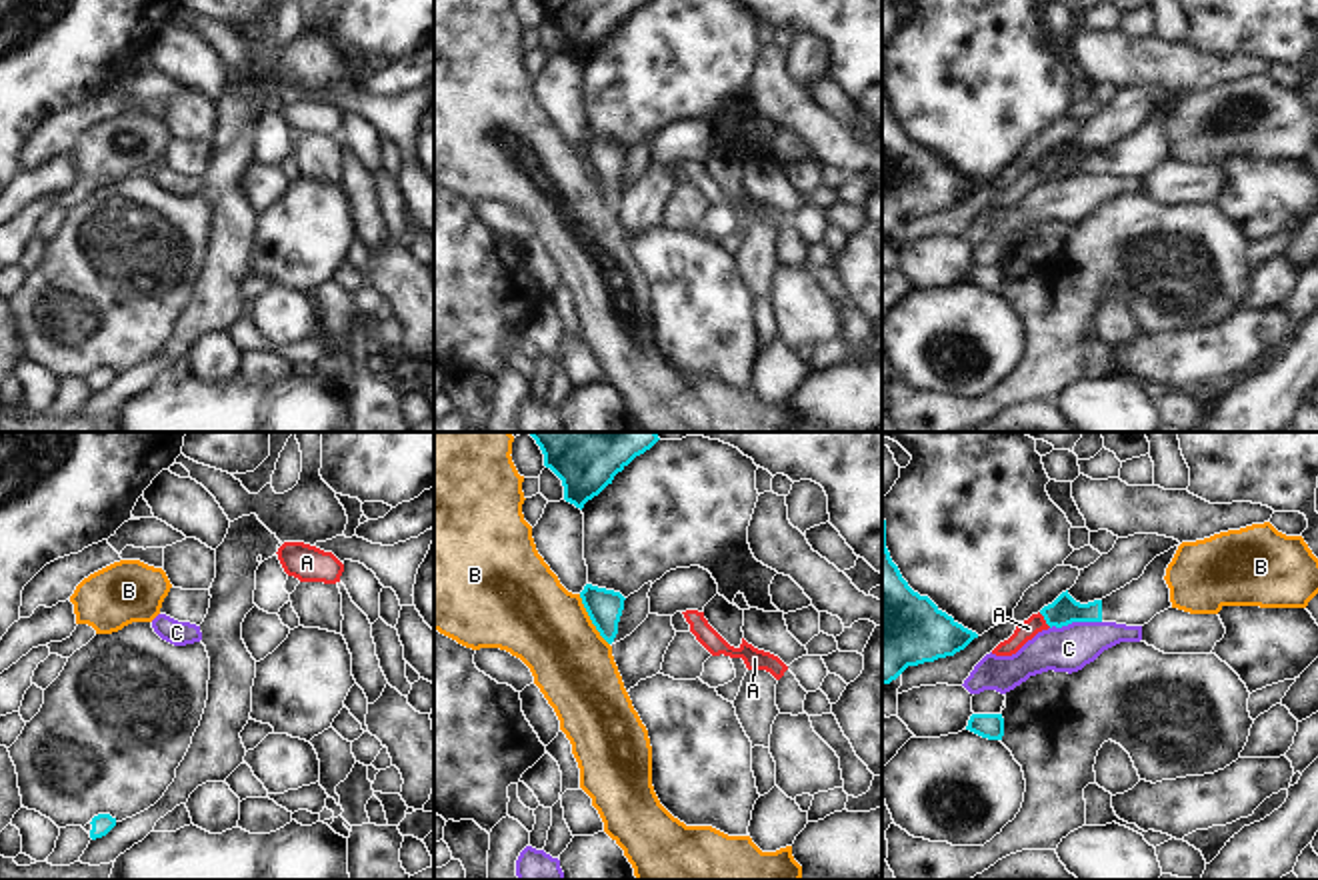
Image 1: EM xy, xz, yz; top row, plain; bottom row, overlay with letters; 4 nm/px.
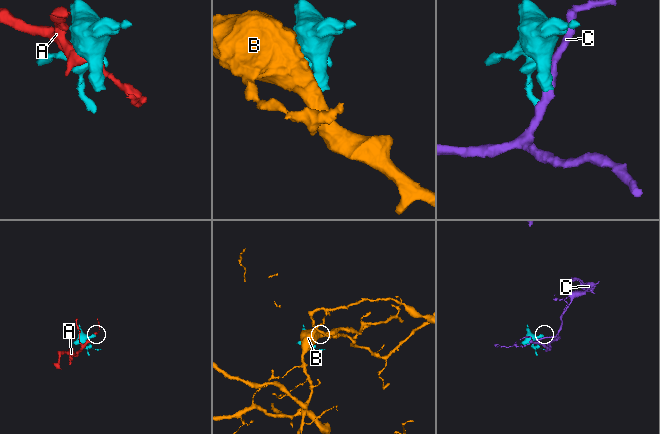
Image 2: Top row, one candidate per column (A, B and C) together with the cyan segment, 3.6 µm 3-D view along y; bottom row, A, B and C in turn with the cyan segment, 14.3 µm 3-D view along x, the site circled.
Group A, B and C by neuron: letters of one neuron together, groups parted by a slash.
A / B / C

